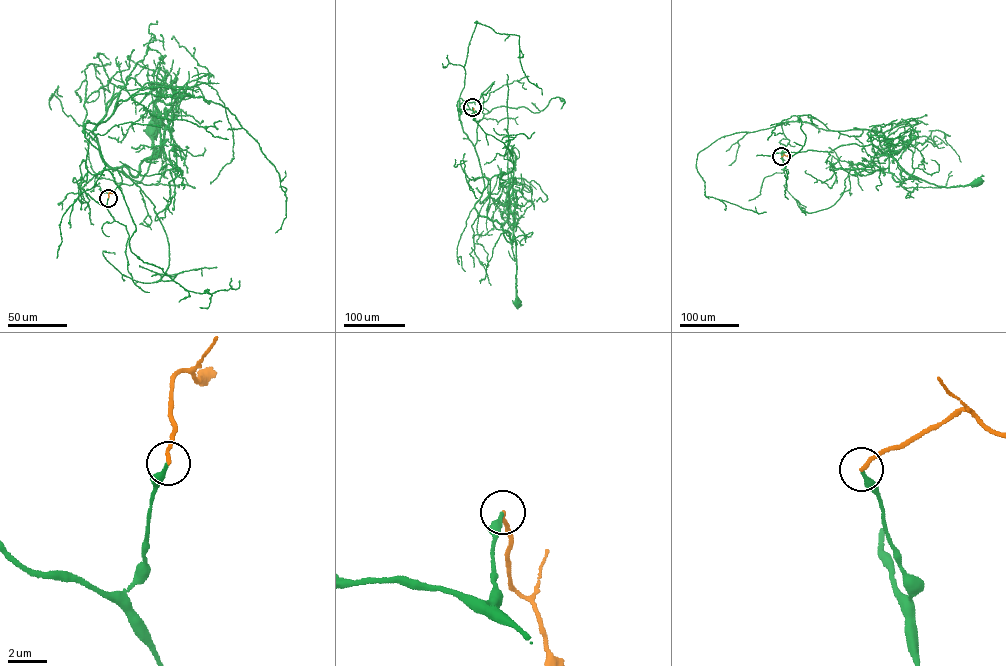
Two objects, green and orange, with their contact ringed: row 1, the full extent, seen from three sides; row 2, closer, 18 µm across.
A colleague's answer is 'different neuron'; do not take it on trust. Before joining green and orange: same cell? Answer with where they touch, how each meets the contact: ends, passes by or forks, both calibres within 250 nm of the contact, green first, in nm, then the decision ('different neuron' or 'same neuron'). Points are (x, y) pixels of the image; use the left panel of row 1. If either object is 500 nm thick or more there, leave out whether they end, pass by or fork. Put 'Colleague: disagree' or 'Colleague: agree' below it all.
(108, 198) | green ends | orange ends | 200/190 nm | different neuron
Colleague: agree

